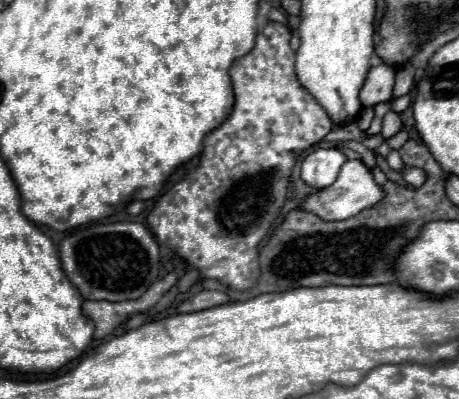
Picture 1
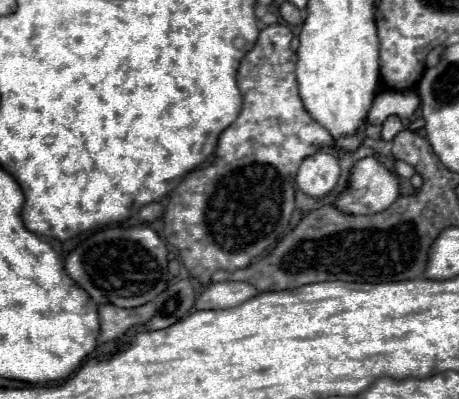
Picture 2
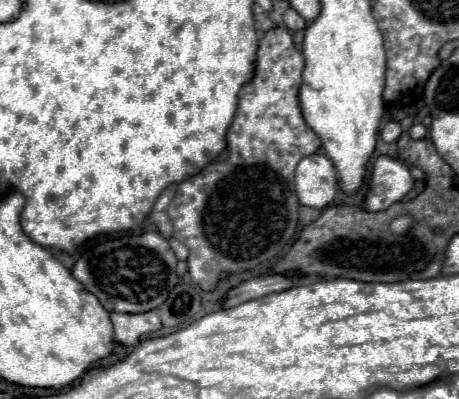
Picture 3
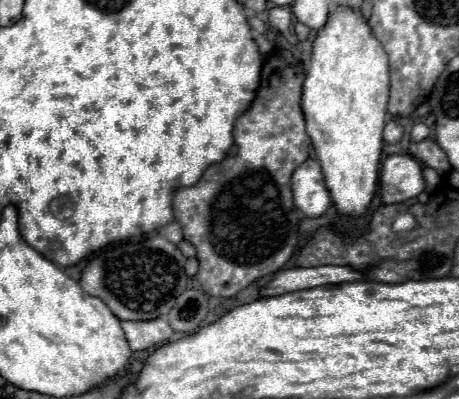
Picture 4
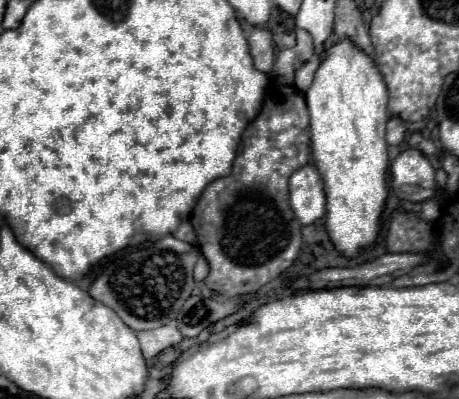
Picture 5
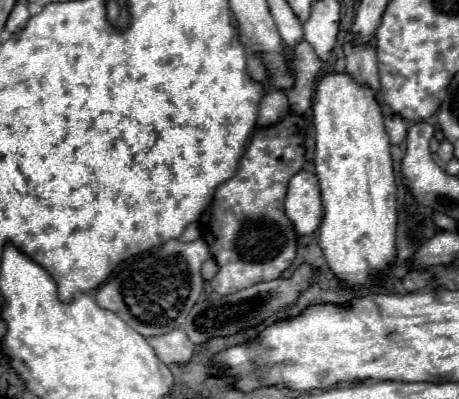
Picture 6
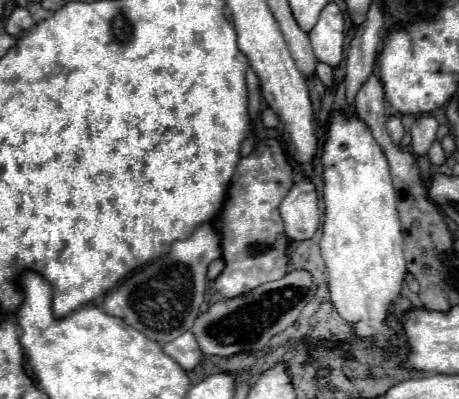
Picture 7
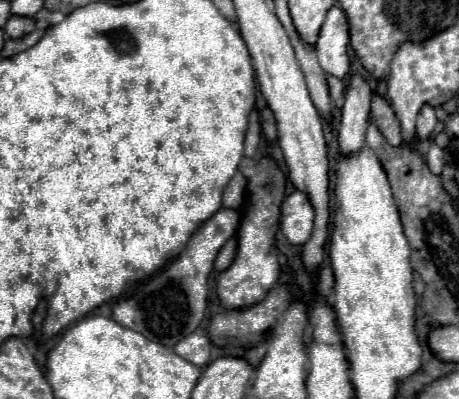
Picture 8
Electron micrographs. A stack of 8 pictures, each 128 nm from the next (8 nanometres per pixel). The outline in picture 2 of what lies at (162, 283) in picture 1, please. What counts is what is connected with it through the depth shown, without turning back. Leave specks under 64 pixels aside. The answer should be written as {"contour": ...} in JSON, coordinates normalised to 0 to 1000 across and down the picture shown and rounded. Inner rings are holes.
{"contour":[[[248,762],[214,767],[214,792],[218,792],[214,857],[222,862],[235,852],[257,852],[261,842],[275,837],[279,822],[322,807],[336,782],[340,782],[336,762],[314,762],[305,772],[253,772]]]}

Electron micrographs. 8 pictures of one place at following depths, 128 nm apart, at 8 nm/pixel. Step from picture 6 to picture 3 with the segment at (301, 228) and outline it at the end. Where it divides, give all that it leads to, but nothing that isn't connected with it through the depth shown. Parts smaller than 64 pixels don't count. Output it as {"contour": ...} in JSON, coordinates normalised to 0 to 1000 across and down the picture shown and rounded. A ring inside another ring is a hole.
{"contour":[[[680,386],[645,416],[645,491],[675,521],[710,521],[736,481],[736,441],[723,401],[706,386]]]}

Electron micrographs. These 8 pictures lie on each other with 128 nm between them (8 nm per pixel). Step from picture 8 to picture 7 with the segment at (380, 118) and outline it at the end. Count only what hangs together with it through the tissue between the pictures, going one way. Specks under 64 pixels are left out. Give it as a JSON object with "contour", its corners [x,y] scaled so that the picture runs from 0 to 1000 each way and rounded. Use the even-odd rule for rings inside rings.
{"contour":[[[845,291],[845,301],[841,301],[841,321],[845,321],[845,336],[850,336],[850,346],[854,346],[858,361],[867,361],[867,356],[876,351],[880,331],[885,331],[880,316],[876,316],[871,291]]]}

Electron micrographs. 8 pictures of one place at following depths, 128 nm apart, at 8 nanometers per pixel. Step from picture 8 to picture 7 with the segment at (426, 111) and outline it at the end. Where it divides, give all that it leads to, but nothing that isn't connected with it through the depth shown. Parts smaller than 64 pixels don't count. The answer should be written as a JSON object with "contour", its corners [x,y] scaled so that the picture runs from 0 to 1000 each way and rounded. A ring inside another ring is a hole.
{"contour":[[[915,291],[898,311],[893,336],[898,336],[898,376],[906,391],[928,391],[932,371],[950,351],[950,326],[954,326],[954,306],[946,291]]]}

